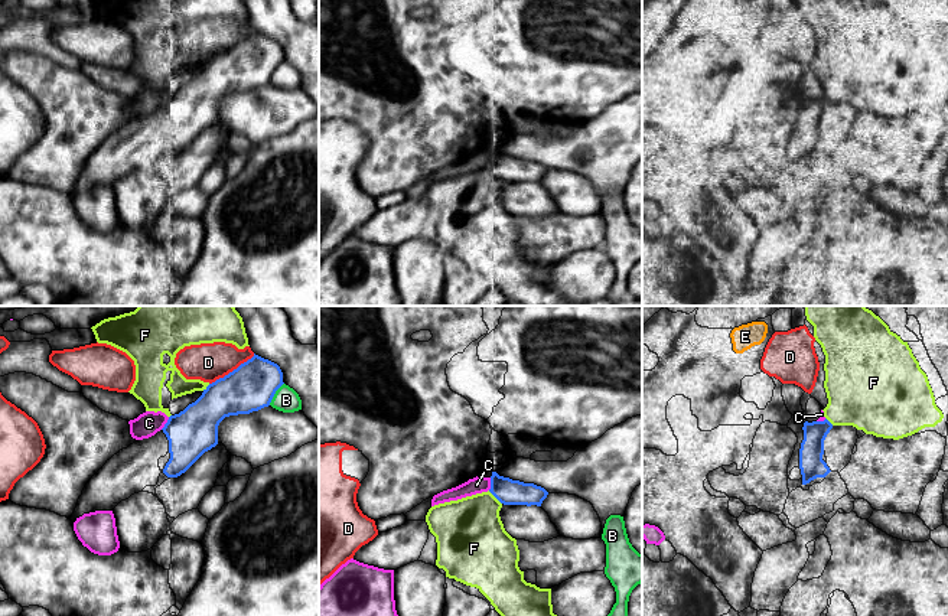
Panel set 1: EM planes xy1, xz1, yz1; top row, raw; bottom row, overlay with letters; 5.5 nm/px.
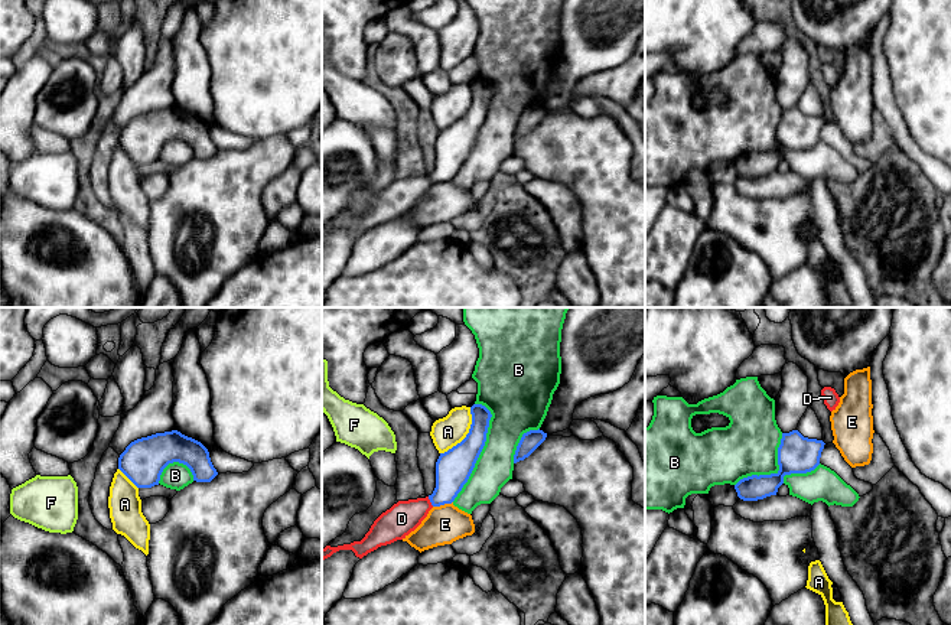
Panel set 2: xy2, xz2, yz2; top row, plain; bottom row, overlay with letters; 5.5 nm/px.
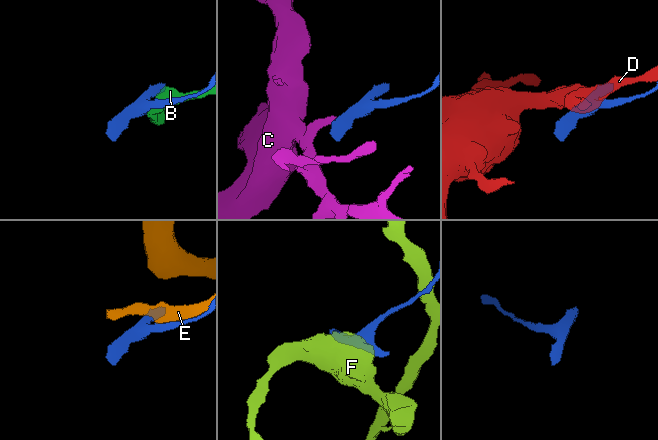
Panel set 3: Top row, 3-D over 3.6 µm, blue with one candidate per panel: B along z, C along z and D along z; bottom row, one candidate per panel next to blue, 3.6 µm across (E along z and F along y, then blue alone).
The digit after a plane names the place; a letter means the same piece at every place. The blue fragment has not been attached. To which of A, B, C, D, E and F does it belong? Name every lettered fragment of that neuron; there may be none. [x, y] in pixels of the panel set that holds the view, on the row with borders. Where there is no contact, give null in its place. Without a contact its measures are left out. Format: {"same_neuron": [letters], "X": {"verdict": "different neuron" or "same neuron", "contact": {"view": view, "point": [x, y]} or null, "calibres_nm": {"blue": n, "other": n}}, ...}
{"same_neuron": [], "A": {"verdict": "different neuron", "contact": {"view": "xz2", "point": [466, 435]}, "calibres_nm": {"blue": 200, "other": 170}}, "B": {"verdict": "different neuron", "contact": {"view": "xz2", "point": [481, 451]}, "calibres_nm": {"blue": 200, "other": 220}}, "C": {"verdict": "different neuron", "contact": {"view": "xy1", "point": [166, 423]}, "calibres_nm": {"blue": 260, "other": 140}}, "D": {"verdict": "different neuron", "contact": {"view": "xy1", "point": [233, 371]}, "calibres_nm": {"blue": 260, "other": 220}}, "E": {"verdict": "different neuron", "contact": {"view": "xz2", "point": [442, 504]}, "calibres_nm": {"blue": 200, "other": 220}}, "F": {"verdict": "different neuron", "contact": {"view": "xz1", "point": [495, 496]}, "calibres_nm": {"blue": 140, "other": 380}}}

